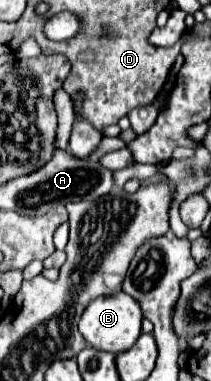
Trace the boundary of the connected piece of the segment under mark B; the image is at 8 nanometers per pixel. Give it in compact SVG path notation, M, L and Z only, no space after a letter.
M119 291L109 297L97 297L87 305L87 309L83 311L81 321L79 321L79 333L95 349L109 351L109 353L121 353L121 351L131 349L135 345L135 341L139 339L141 319L143 319L143 311L141 311L139 303L131 295Z

